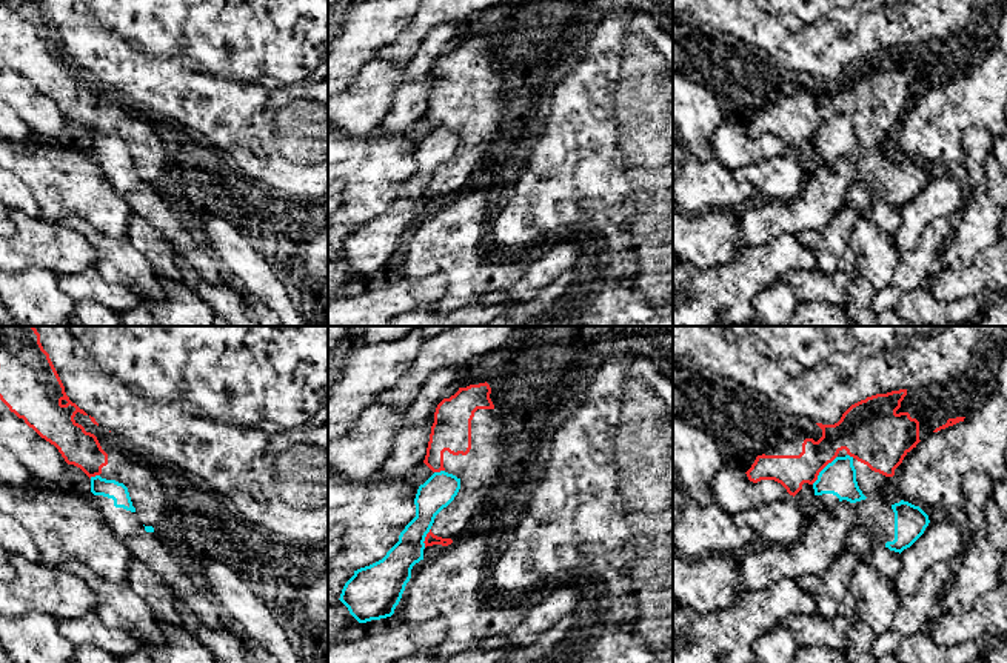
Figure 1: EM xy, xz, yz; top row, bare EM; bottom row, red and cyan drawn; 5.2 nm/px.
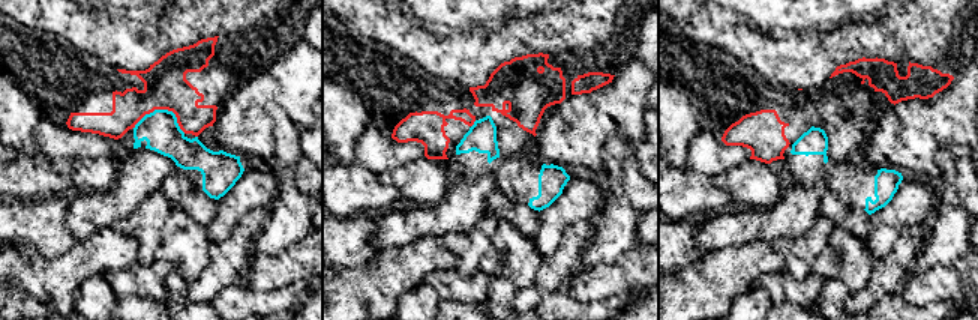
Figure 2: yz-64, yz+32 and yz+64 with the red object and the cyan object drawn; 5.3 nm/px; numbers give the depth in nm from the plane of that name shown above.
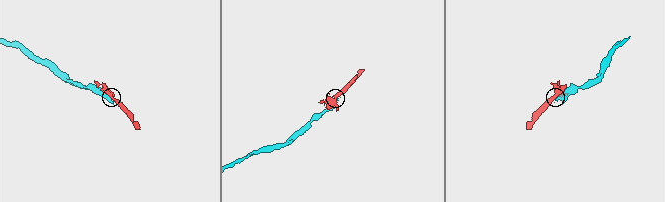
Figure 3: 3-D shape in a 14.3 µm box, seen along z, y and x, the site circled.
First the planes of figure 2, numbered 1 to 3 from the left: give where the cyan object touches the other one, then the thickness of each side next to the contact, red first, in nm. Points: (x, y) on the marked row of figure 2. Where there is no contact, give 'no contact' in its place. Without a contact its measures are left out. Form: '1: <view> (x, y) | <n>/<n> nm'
1: yz-64 (162, 108) | 240/200 nm
2: yz+32 (473, 123) | 180/160 nm
3: no contact

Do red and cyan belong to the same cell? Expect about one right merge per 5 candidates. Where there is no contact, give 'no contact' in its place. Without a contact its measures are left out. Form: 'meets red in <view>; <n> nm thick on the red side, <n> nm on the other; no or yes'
meets red in yz; 200 nm thick on the red side, 180 nm on the other; no

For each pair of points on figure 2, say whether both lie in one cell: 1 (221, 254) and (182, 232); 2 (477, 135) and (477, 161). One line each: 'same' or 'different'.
1: different
2: same

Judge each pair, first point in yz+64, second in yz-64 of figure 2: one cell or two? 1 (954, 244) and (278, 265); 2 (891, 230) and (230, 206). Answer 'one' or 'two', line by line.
1: two
2: one

